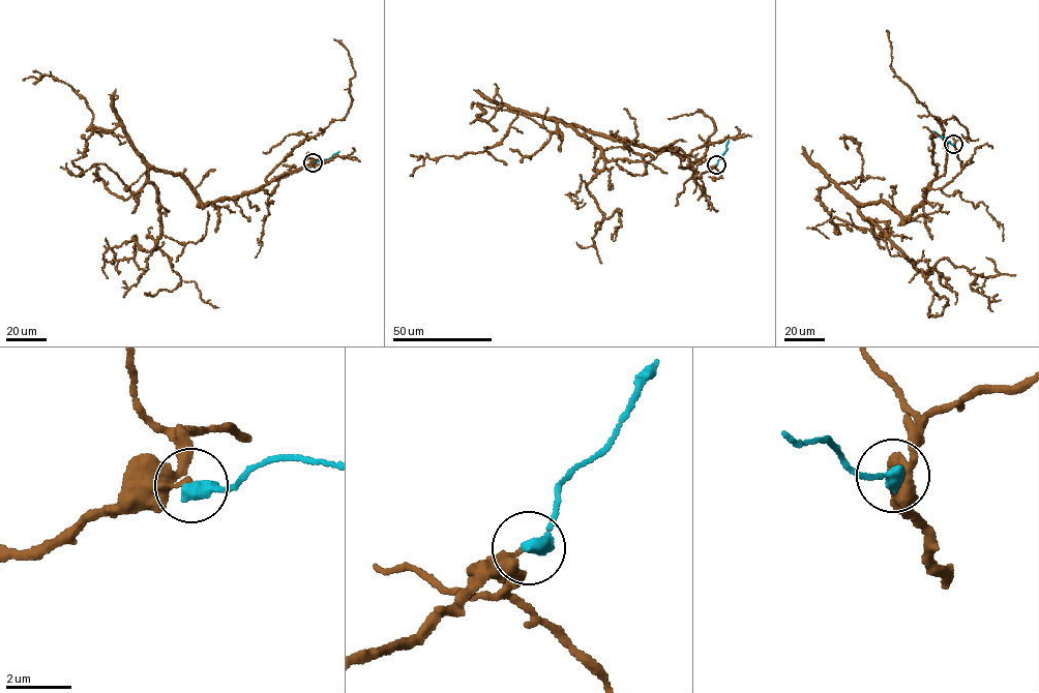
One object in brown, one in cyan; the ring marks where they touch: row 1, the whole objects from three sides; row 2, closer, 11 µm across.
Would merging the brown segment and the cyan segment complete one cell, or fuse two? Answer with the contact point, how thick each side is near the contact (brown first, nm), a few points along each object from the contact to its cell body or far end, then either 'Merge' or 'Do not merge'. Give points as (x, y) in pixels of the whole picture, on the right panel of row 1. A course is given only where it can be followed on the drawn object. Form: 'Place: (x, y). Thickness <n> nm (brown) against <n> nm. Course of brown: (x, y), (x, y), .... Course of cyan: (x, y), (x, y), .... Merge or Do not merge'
Place: (953, 144). Thickness 150 nm (brown) against 460 nm. Course of brown: (953, 144), (961, 171), (924, 189), (904, 221), (881, 202), (859, 214), (916, 268), (948, 259), (1000, 300). Course of cyan: (953, 145), (933, 130). Do not merge

